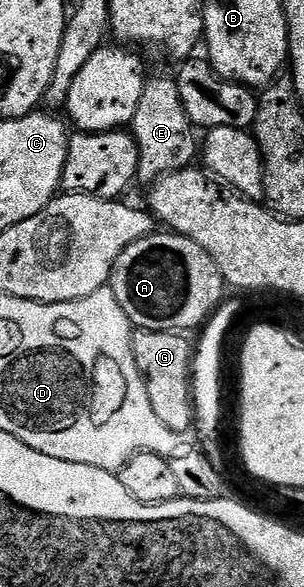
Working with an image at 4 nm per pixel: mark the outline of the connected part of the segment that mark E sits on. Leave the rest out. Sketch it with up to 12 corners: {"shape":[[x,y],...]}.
{"shape":[[150,75],[131,125],[137,180],[152,186],[199,156],[172,75]]}

